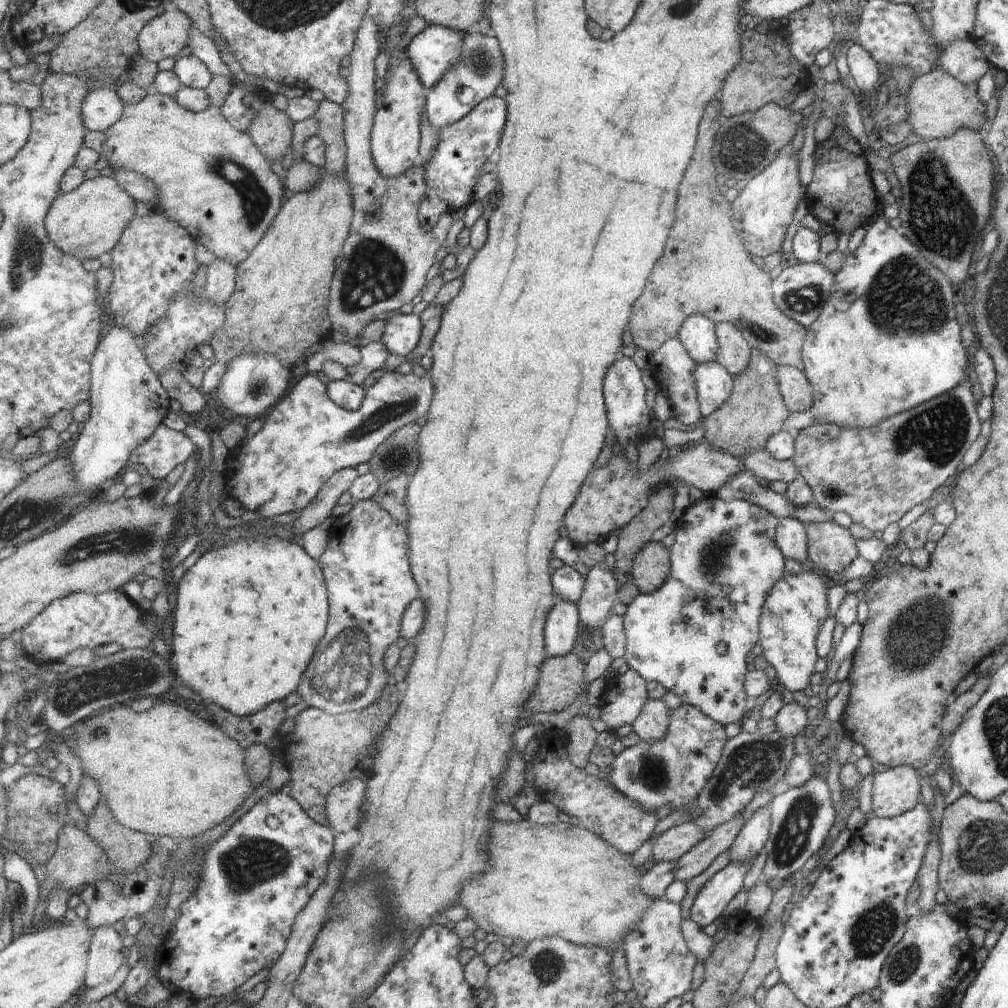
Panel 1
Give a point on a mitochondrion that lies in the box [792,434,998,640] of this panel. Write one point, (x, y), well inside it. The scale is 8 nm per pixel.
(831, 492)

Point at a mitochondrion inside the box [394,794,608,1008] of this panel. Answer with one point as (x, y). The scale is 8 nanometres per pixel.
(548, 965)

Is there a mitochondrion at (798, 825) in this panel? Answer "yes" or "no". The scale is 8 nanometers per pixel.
yes

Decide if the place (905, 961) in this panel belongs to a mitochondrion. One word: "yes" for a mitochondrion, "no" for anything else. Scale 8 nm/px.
yes

